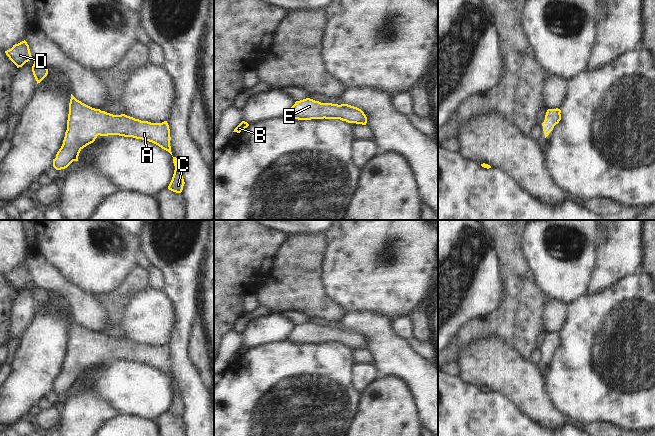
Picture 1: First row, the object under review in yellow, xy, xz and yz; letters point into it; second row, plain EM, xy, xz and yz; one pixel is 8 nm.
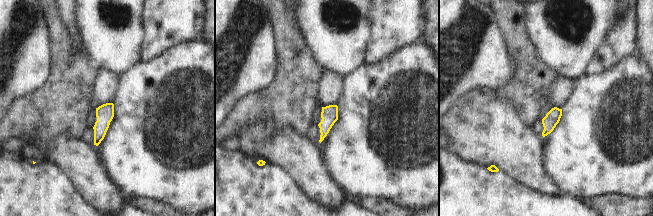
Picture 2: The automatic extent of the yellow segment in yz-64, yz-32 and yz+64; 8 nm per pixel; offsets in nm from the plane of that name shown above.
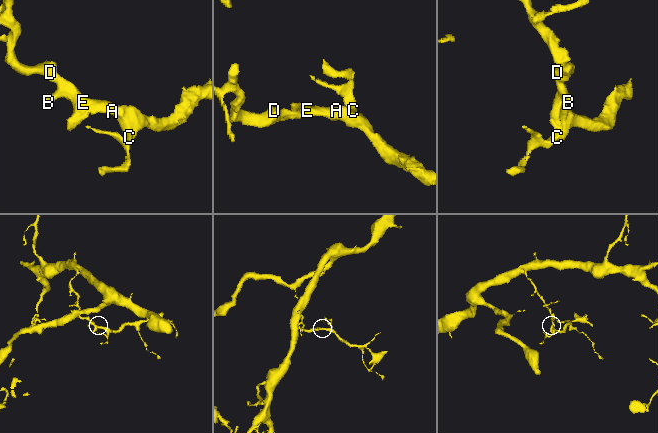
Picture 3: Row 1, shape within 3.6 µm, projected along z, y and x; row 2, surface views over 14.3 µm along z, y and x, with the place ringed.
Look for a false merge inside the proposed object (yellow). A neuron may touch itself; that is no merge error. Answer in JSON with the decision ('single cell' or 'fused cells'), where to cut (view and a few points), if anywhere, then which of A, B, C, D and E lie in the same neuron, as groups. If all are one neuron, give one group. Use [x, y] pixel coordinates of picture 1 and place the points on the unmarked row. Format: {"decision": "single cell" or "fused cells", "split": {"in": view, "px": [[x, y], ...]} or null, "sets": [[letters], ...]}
{"decision": "single cell", "split": null, "sets": [["A", "B", "C", "D", "E"]]}

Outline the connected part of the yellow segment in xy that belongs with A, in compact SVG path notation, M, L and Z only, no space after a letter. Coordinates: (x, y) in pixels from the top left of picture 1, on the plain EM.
M71 318L67 354L63 368L53 383L53 391L61 394L73 385L78 385L80 375L93 367L98 359L142 363L158 369L172 379L167 345L151 347L125 338L113 339L90 331Z

